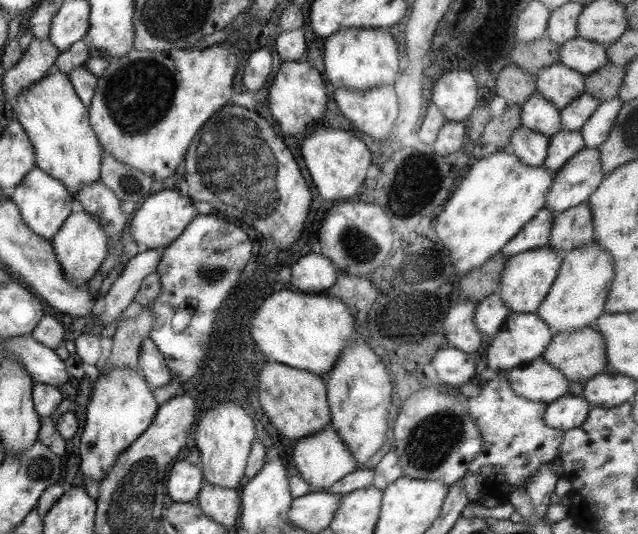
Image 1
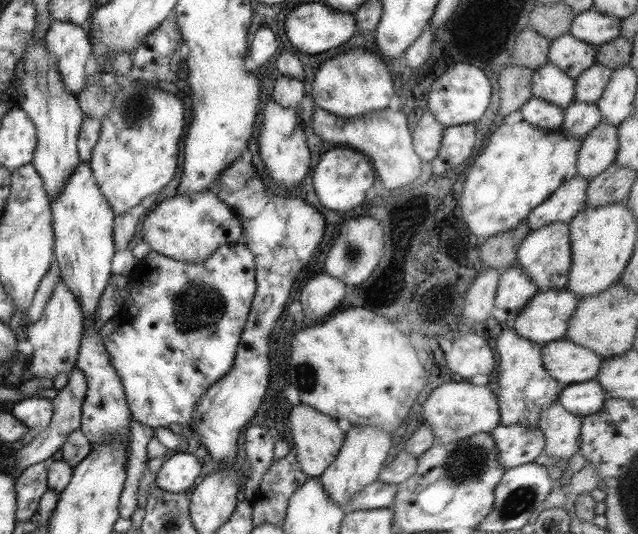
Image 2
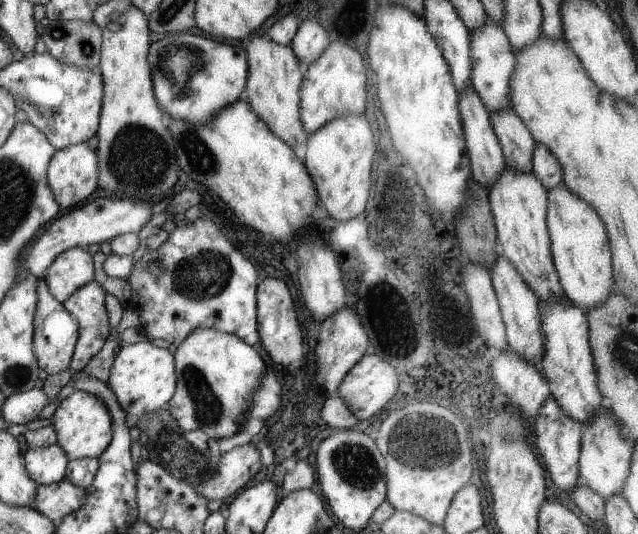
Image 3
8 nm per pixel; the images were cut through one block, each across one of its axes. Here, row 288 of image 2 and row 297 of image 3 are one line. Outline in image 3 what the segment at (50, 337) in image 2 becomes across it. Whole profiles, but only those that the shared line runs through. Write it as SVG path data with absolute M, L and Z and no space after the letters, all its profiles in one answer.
M81 247L64 250L49 263L43 279L51 296L62 304L75 290L94 280L92 256Z

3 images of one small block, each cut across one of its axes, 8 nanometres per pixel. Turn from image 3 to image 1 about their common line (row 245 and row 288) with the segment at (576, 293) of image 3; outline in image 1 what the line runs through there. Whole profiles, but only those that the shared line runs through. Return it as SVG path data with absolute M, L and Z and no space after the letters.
M595 242L564 251L557 276L534 314L554 333L590 327L604 313L604 303L613 275L611 254L599 249Z

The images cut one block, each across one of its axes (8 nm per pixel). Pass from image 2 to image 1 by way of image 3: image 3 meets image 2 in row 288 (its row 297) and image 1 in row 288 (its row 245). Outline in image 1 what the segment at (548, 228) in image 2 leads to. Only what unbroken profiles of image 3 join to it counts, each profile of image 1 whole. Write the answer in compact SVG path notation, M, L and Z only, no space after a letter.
M549 246L519 252L508 257L497 288L502 304L513 314L535 313L553 284L561 266L562 253L555 252Z

